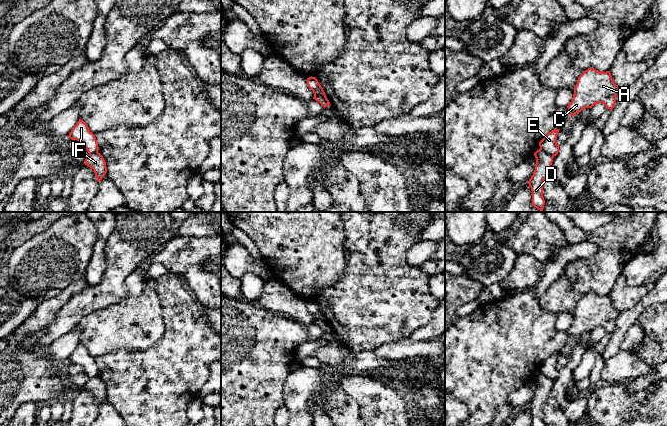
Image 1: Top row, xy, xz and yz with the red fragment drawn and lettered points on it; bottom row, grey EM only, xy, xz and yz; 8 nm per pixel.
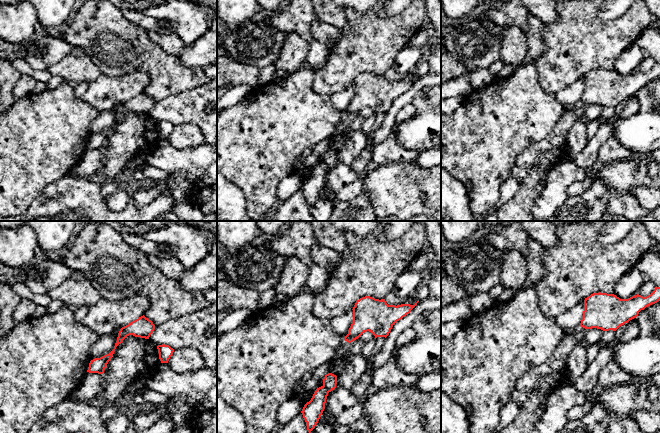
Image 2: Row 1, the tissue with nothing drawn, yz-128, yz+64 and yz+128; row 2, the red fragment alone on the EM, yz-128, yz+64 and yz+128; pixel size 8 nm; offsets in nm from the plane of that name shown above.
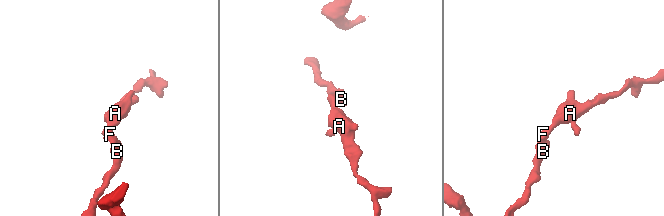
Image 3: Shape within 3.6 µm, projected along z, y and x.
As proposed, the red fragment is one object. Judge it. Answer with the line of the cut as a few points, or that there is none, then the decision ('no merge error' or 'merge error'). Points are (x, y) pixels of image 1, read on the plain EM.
yz (540, 372), (553, 381) | merge error

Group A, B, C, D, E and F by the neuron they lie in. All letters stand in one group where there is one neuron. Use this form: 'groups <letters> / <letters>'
groups A C E F / B D

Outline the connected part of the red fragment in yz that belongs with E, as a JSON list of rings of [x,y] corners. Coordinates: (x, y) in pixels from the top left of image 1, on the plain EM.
[[[560,353],[552,354],[539,366],[540,373],[551,378],[553,381],[559,376],[560,370],[558,370],[556,366],[559,354]]]

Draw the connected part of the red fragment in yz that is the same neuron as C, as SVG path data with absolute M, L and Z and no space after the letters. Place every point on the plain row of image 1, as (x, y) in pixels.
M588 292L579 300L572 324L567 330L571 341L597 327L602 327L607 333L612 334L619 313L610 295L599 296L594 292Z

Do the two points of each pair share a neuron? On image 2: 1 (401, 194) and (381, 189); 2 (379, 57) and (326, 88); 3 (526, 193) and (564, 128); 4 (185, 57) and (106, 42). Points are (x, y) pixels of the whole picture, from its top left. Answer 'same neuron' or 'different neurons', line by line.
1: same neuron
2: same neuron
3: same neuron
4: different neurons

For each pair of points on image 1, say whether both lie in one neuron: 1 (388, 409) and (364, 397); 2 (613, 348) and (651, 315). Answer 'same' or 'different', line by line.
1: same
2: different

